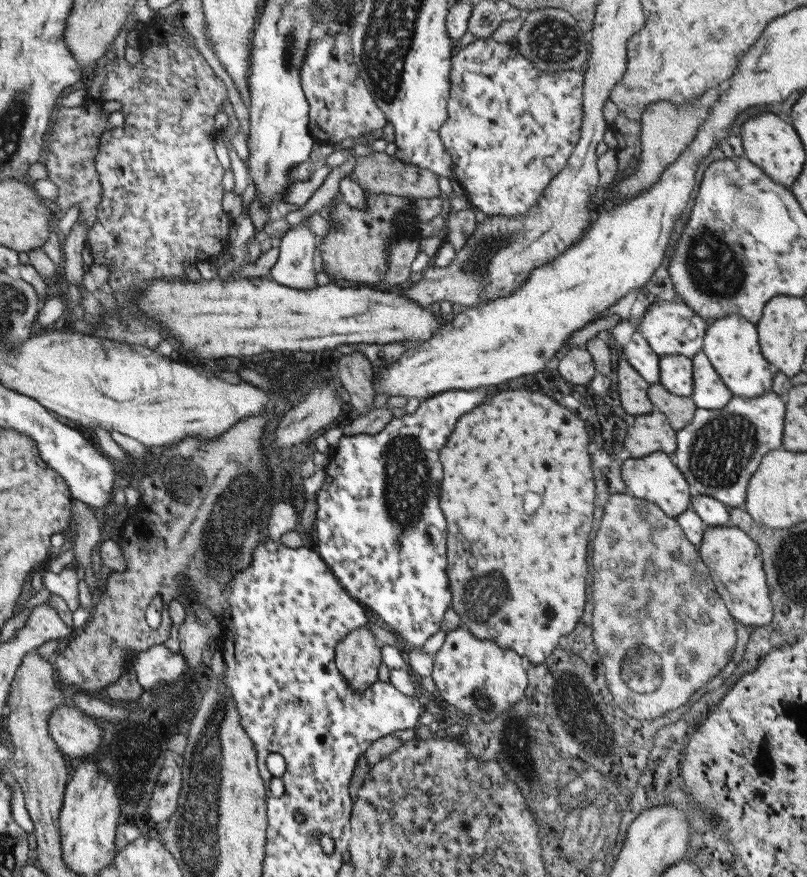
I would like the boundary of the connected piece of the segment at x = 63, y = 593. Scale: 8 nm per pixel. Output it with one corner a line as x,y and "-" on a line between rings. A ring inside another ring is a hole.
76,565
68,566
61,572
52,572
43,567
43,586
50,593
58,595
66,601
70,610
75,611
79,606
80,569

